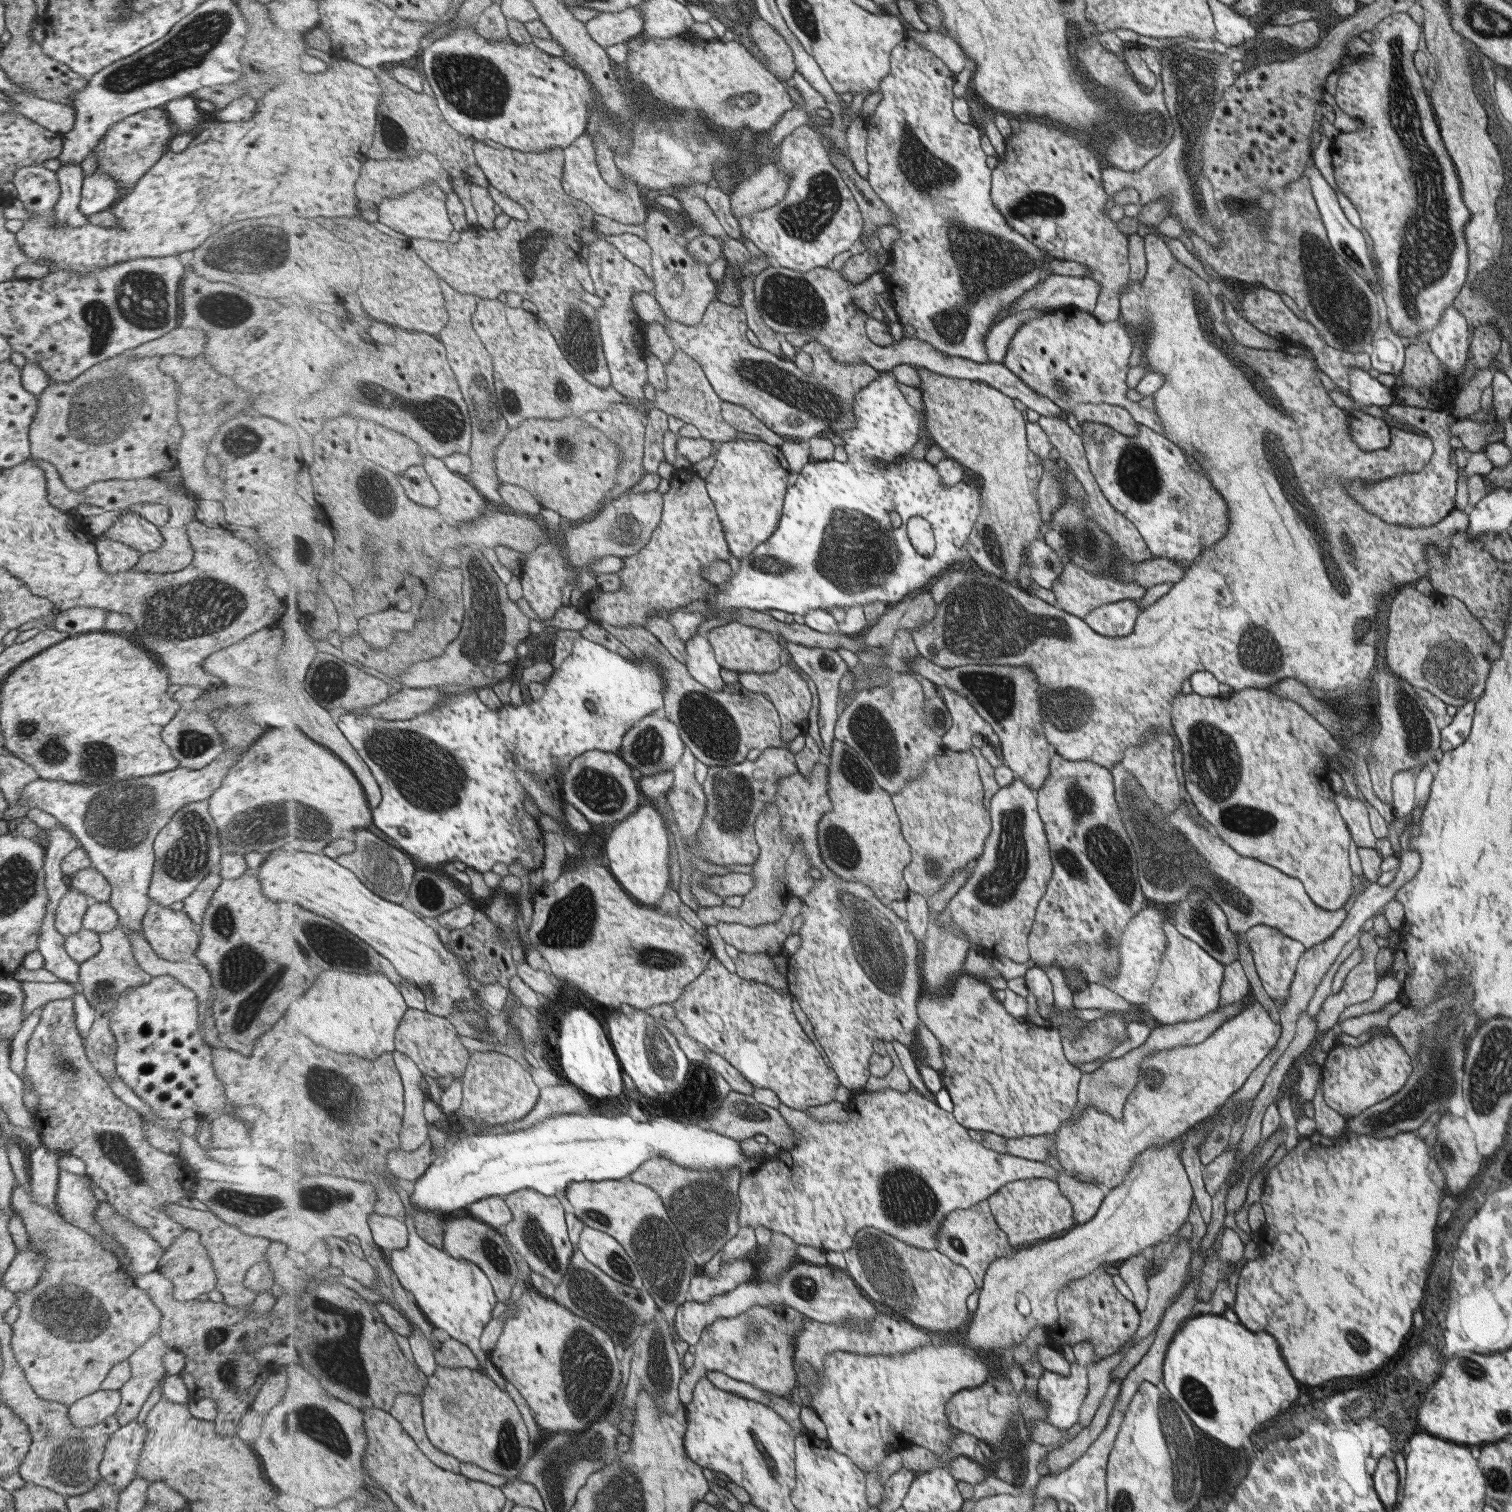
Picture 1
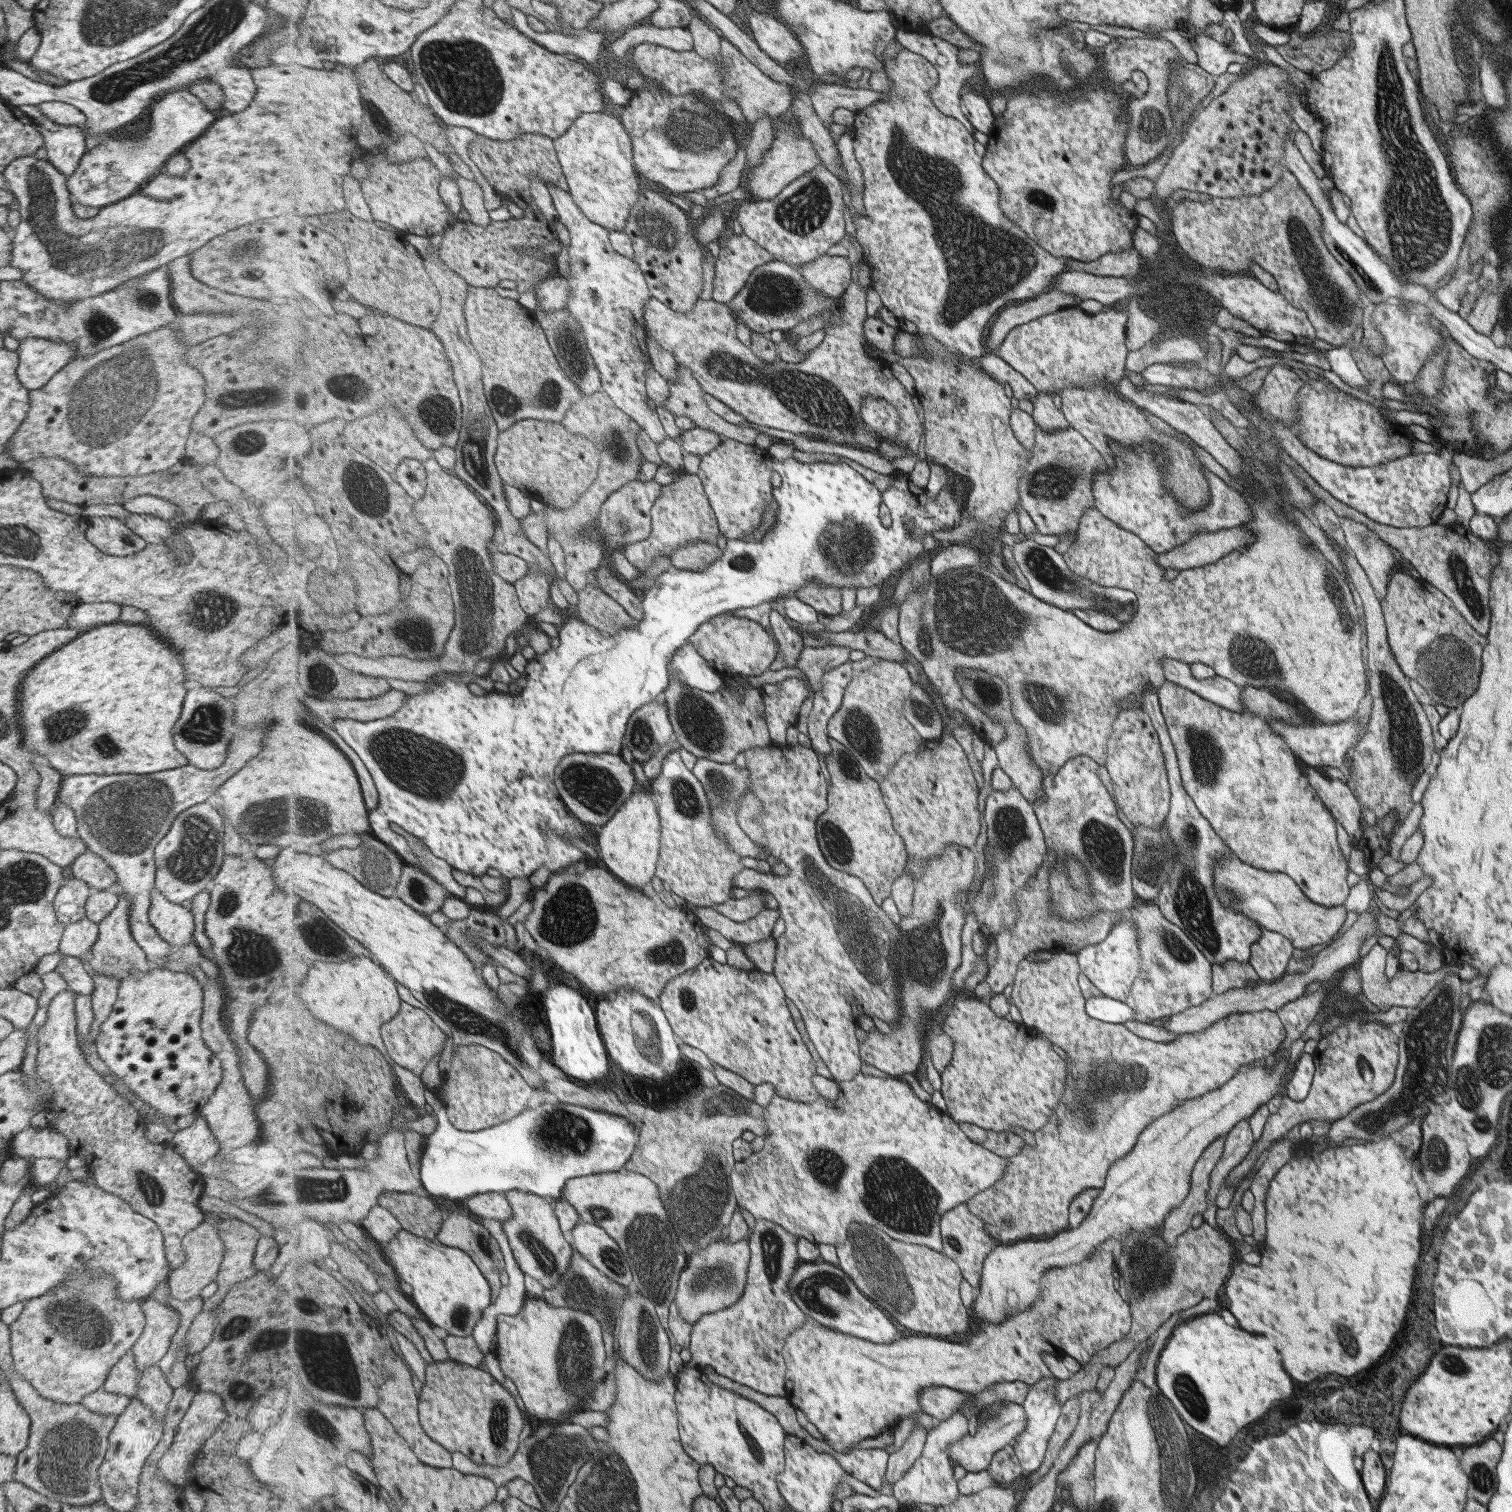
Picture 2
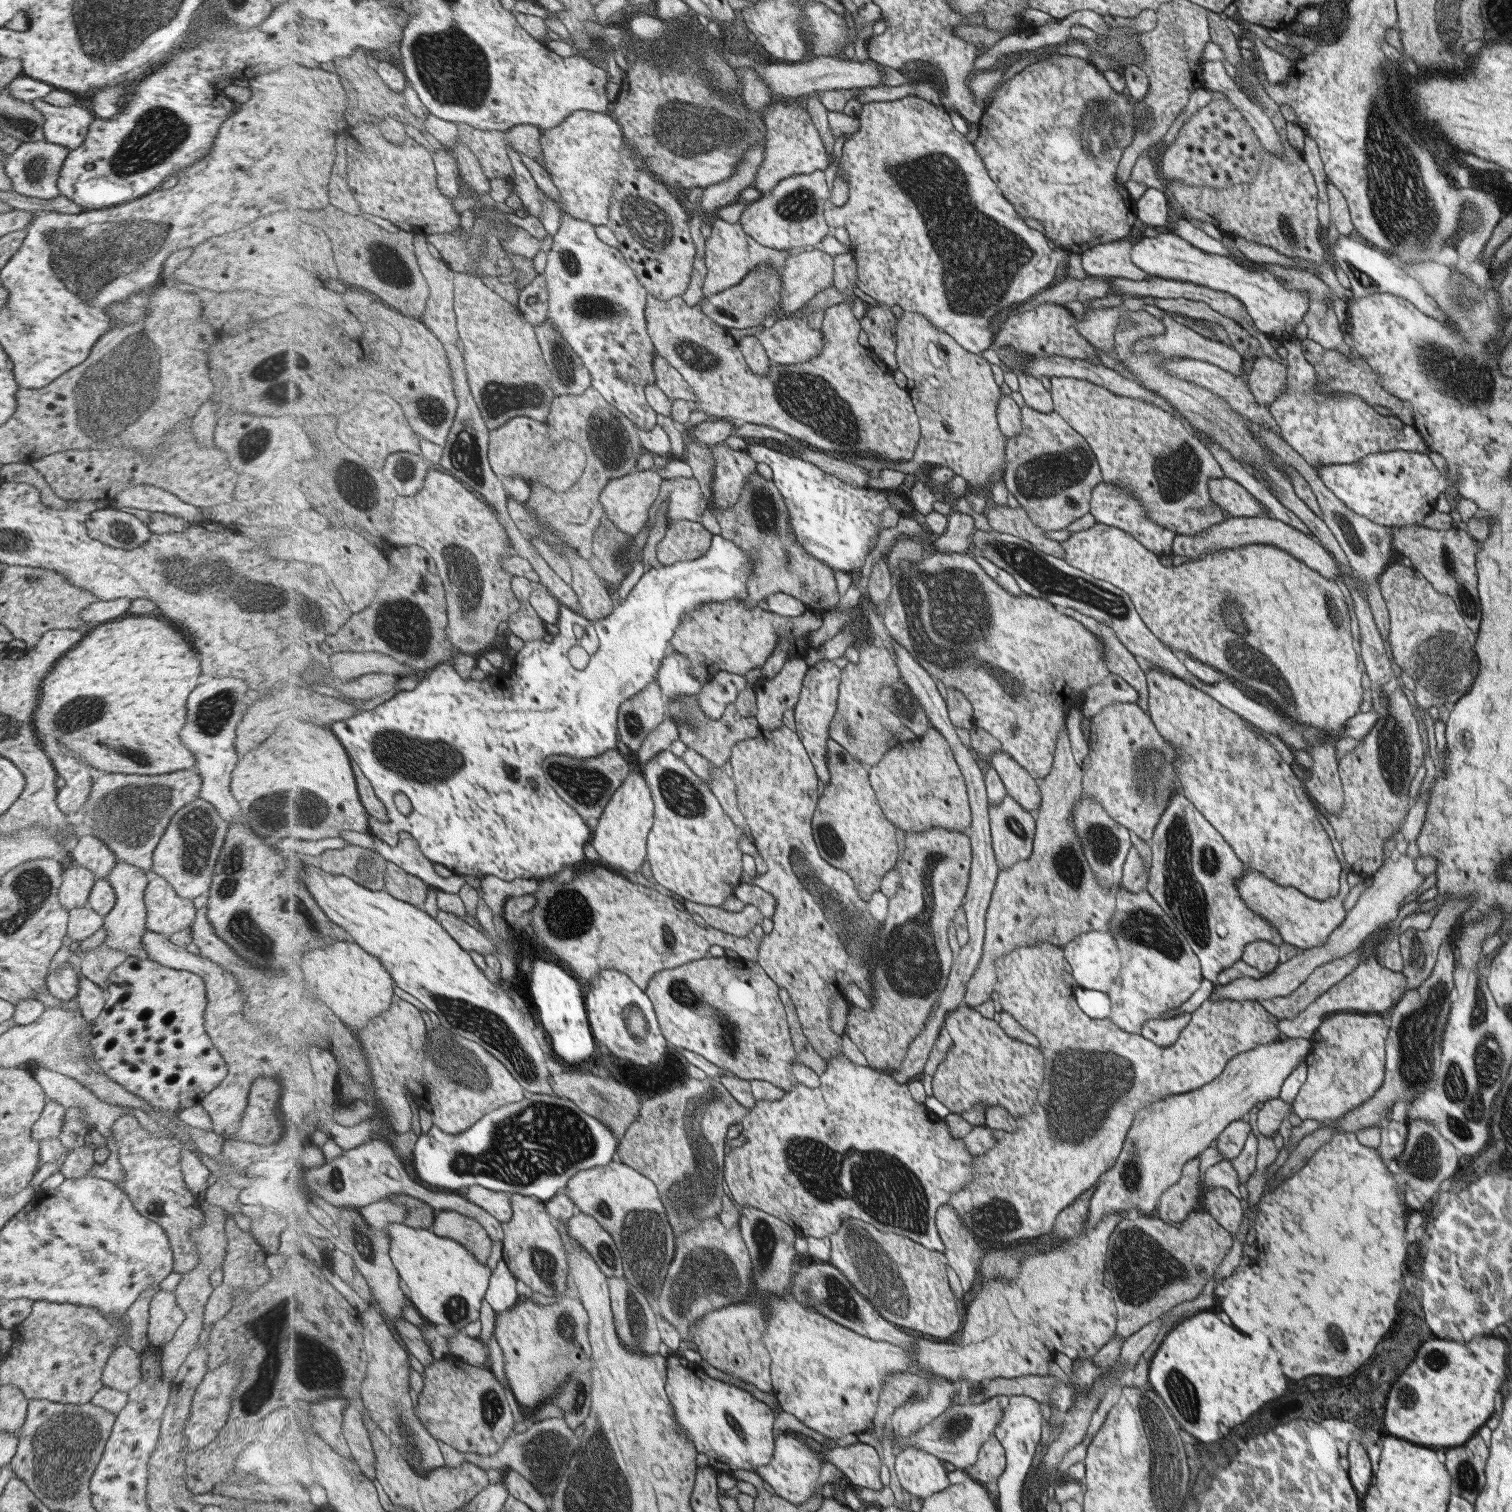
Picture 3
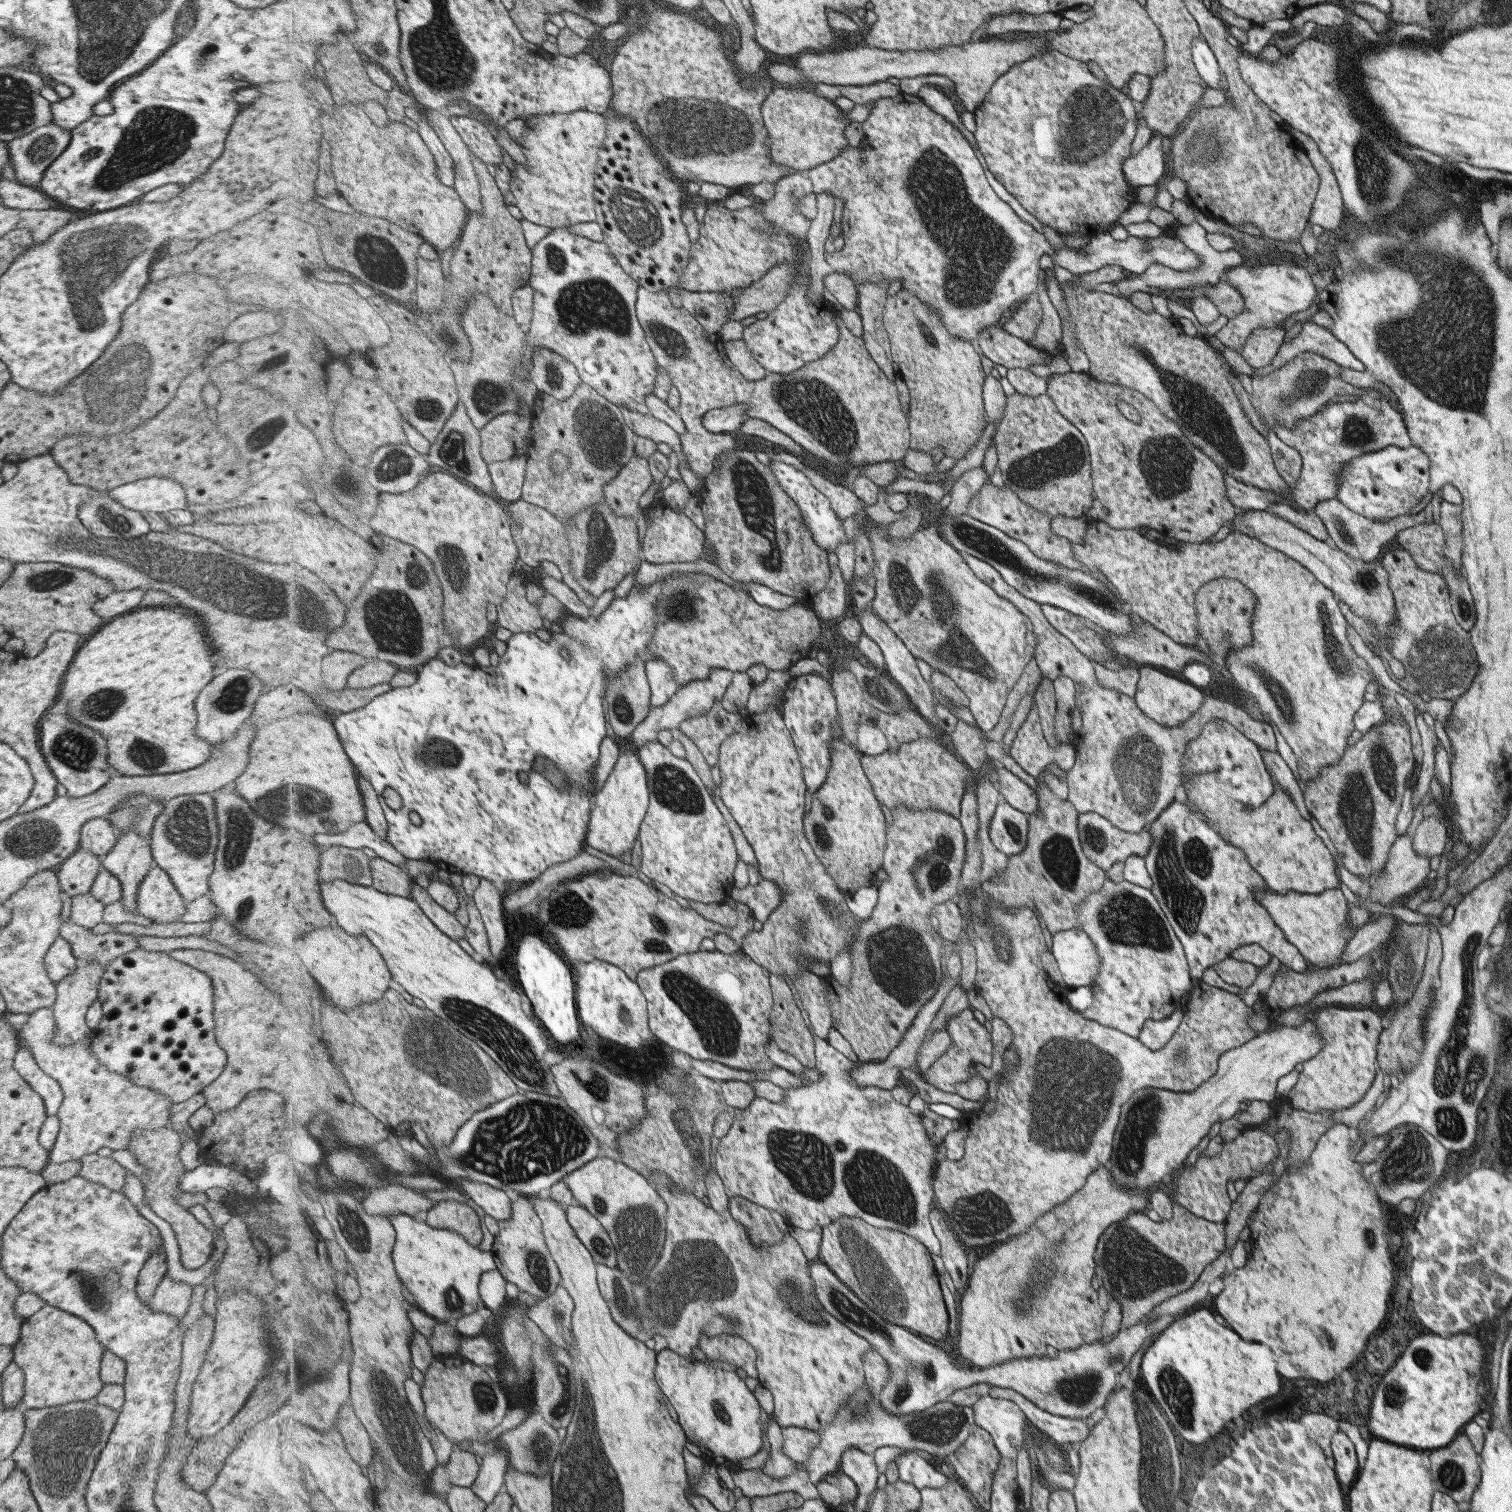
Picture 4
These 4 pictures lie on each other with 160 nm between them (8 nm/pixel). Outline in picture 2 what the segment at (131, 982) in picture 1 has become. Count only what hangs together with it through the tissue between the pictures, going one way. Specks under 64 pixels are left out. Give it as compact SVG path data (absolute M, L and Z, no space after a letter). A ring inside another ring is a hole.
M120 891L117 893L117 898L118 901L115 908L97 924L98 935L95 942L91 945L89 960L85 965L89 973L112 976L121 981L128 971L139 970L147 972L151 969L151 966L146 959L145 953L132 939L128 923L128 900Z

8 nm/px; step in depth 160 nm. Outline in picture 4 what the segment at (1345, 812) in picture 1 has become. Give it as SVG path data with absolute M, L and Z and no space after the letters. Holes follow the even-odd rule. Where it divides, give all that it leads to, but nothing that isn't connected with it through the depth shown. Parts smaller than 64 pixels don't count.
M1096 521L1094 525L1091 524L1085 528L1082 541L1080 543L1072 543L1072 548L1075 559L1081 561L1082 566L1088 570L1089 574L1096 576L1095 572L1099 572L1101 576L1105 576L1105 580L1110 582L1113 588L1117 590L1120 599L1126 602L1125 604L1133 616L1141 618L1147 624L1153 625L1159 632L1170 637L1171 640L1191 647L1194 646L1195 638L1199 634L1197 610L1194 608L1194 594L1198 592L1202 584L1215 578L1232 578L1233 580L1242 581L1247 588L1251 589L1255 596L1259 596L1259 608L1254 608L1255 644L1251 642L1247 647L1231 651L1225 658L1225 668L1230 672L1230 676L1235 680L1239 690L1240 700L1238 705L1243 708L1245 714L1252 720L1262 721L1271 725L1272 728L1275 726L1278 728L1297 759L1298 775L1302 783L1307 783L1309 779L1315 779L1320 774L1322 767L1335 764L1338 760L1341 760L1347 748L1353 745L1351 732L1355 732L1357 729L1359 707L1362 707L1363 701L1367 700L1367 692L1374 689L1373 675L1367 667L1367 660L1360 659L1359 656L1355 655L1355 648L1351 647L1351 636L1347 636L1347 616L1343 616L1343 604L1339 604L1339 600L1335 598L1335 593L1328 589L1326 585L1321 584L1318 581L1318 576L1315 576L1310 569L1299 564L1298 561L1285 556L1282 552L1263 544L1262 541L1239 534L1234 532L1234 530L1231 530L1221 541L1215 543L1180 541L1180 546L1170 547L1160 542L1155 543L1154 541L1147 540L1136 529L1114 529L1101 521Z

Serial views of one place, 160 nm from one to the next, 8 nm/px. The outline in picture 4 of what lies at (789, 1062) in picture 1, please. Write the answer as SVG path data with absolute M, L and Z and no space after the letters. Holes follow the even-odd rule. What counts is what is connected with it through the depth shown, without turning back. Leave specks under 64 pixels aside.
M715 949L714 951L701 950L681 954L675 958L675 960L671 960L671 962L642 970L638 973L637 981L649 1000L651 1030L656 1034L658 1039L669 1047L672 1047L675 1052L679 1051L687 1054L691 1058L699 1060L714 1060L715 1062L726 1064L731 1068L740 1068L741 1070L748 1070L749 1072L765 1072L768 1066L772 1068L776 1067L775 1062L770 1062L770 1058L765 1052L765 1046L771 1039L773 1024L770 1014L775 1004L775 998L773 998L773 992L771 990L771 975L772 973L764 966L757 964L757 962L751 960L749 956L740 950L735 953L724 954Z

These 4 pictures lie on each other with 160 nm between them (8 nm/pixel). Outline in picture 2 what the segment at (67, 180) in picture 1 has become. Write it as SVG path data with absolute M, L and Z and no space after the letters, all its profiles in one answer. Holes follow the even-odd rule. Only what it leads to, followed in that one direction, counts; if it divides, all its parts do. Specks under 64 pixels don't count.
M22 104L17 109L36 124L44 140L46 160L64 177L69 176L77 168L85 150L85 136L79 125L55 124L41 114L36 106Z

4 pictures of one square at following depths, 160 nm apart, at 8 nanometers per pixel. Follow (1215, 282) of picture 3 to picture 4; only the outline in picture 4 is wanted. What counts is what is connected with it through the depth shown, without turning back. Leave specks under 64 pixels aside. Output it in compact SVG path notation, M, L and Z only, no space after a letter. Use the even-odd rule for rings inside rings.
M914 93L899 96L893 96L893 98L879 98L879 100L873 101L873 108L869 110L869 116L865 122L860 122L861 129L863 132L863 139L858 147L850 146L847 147L845 151L842 152L837 158L812 168L809 172L795 172L793 174L788 174L786 177L783 177L783 180L778 180L775 182L775 192L772 199L761 201L756 200L754 206L757 209L760 209L763 213L763 216L770 221L771 224L774 224L779 233L785 233L785 235L793 235L796 240L799 240L803 244L807 238L807 232L811 228L811 219L816 216L817 206L816 206L816 193L820 192L830 192L835 197L841 198L844 202L843 208L843 229L844 229L844 247L835 253L835 255L826 254L826 262L830 267L837 273L847 273L853 277L853 281L857 285L863 285L863 283L885 283L885 281L895 282L899 281L902 284L903 290L909 290L912 292L912 295L919 297L920 300L923 300L923 303L931 304L931 307L939 309L939 317L941 317L941 322L953 333L955 337L960 338L961 340L969 340L972 343L975 343L975 340L981 331L986 330L987 327L995 325L995 322L999 320L1001 312L1009 310L1009 306L1017 300L1025 301L1025 296L1035 292L1037 290L1037 274L1039 274L1039 259L1043 254L1049 255L1051 262L1053 264L1064 268L1072 275L1079 276L1084 273L1090 273L1099 268L1107 265L1118 265L1121 269L1124 270L1124 273L1130 276L1135 276L1144 272L1151 263L1161 264L1167 269L1172 269L1175 271L1193 271L1193 269L1199 268L1198 257L1195 256L1189 248L1186 248L1181 241L1178 240L1177 234L1173 236L1160 235L1155 238L1138 238L1135 236L1128 236L1125 241L1114 240L1114 237L1111 237L1109 233L1097 232L1093 236L1089 237L1087 244L1083 247L1077 249L1069 248L1065 244L1055 251L1049 244L1046 242L1042 234L1038 234L1035 229L1027 222L1019 219L1013 210L1007 205L1003 200L999 200L993 190L989 188L985 176L983 176L983 170L979 166L979 160L975 158L971 146L967 144L967 140L951 126L951 121L948 120L946 116L935 112L935 109L932 109L929 105L925 104L925 101L921 99ZM895 196L905 196L905 204L897 204ZM919 210L928 210L929 213L929 222L919 222L919 220L925 220L923 214L919 214ZM1271 262L1271 266L1231 267L1221 279L1237 289L1243 298L1244 308L1236 319L1225 320L1214 337L1227 348L1240 352L1250 332L1255 327L1273 328L1288 318L1291 314L1303 314L1316 298L1316 287L1311 281L1311 272L1303 267L1289 263Z

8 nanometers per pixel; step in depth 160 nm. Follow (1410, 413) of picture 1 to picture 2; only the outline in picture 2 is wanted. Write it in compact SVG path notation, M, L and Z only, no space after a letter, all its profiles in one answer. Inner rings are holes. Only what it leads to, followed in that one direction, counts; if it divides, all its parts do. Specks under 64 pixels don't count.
M1278 421L1271 425L1271 436L1309 476L1339 502L1379 524L1395 528L1426 527L1442 514L1449 490L1449 464L1453 448L1438 447L1437 454L1409 454L1375 465L1340 465L1305 448L1297 436Z

